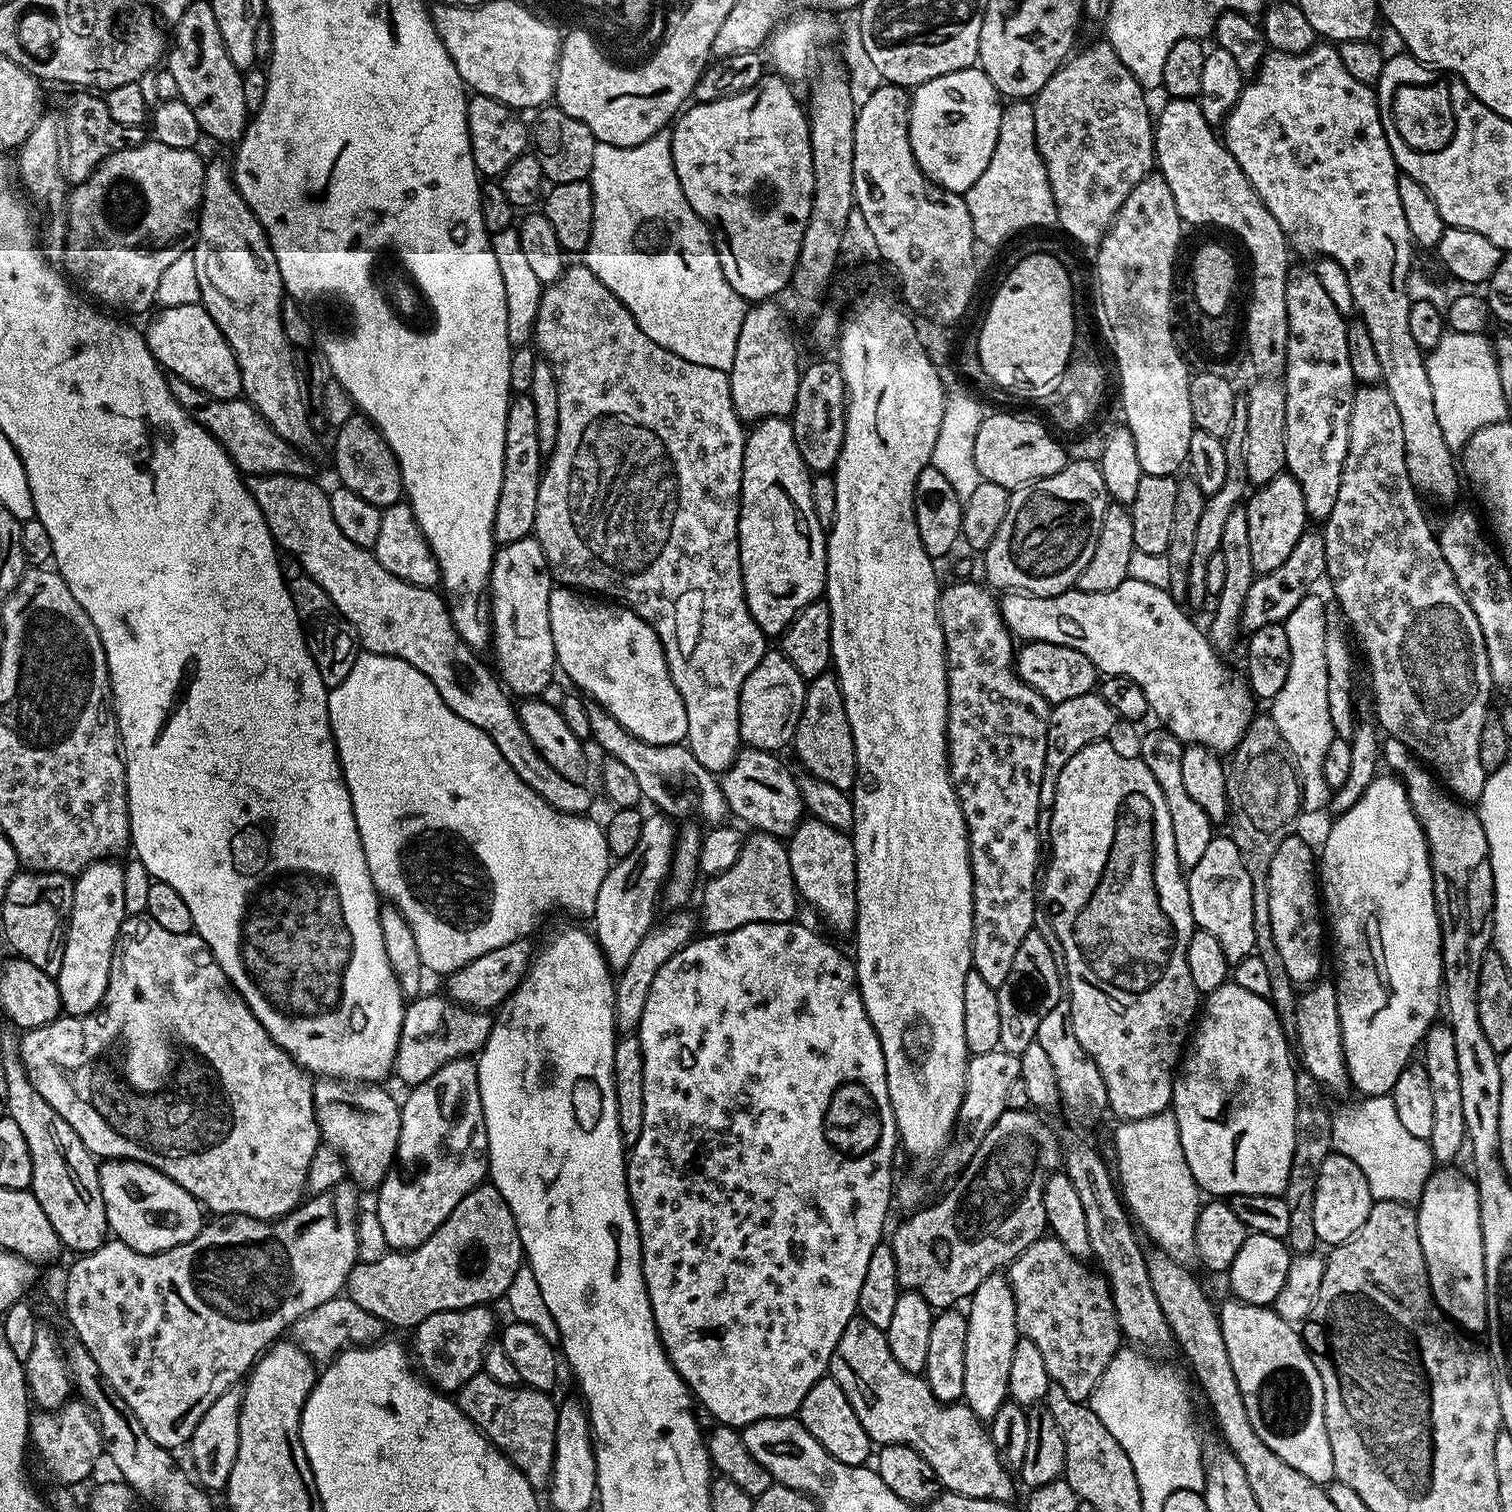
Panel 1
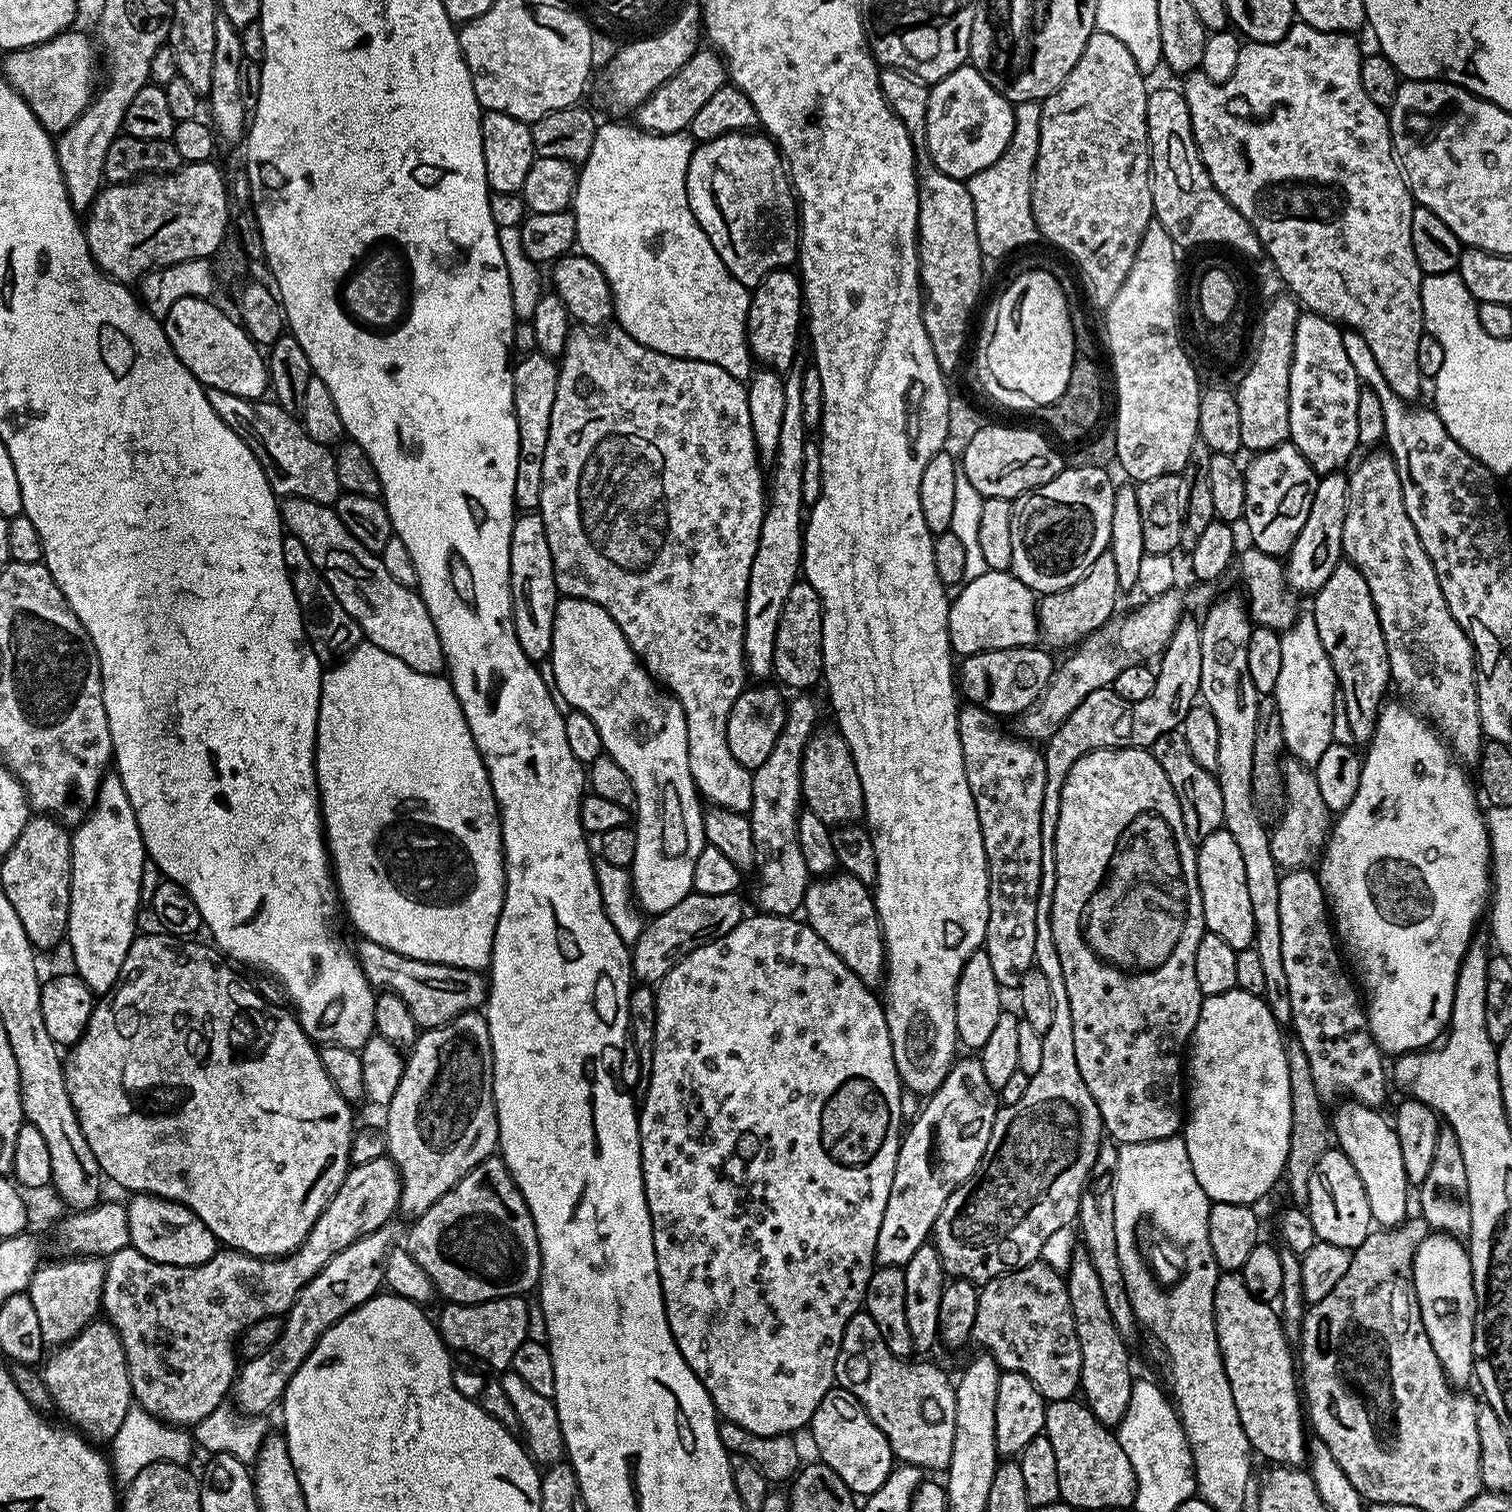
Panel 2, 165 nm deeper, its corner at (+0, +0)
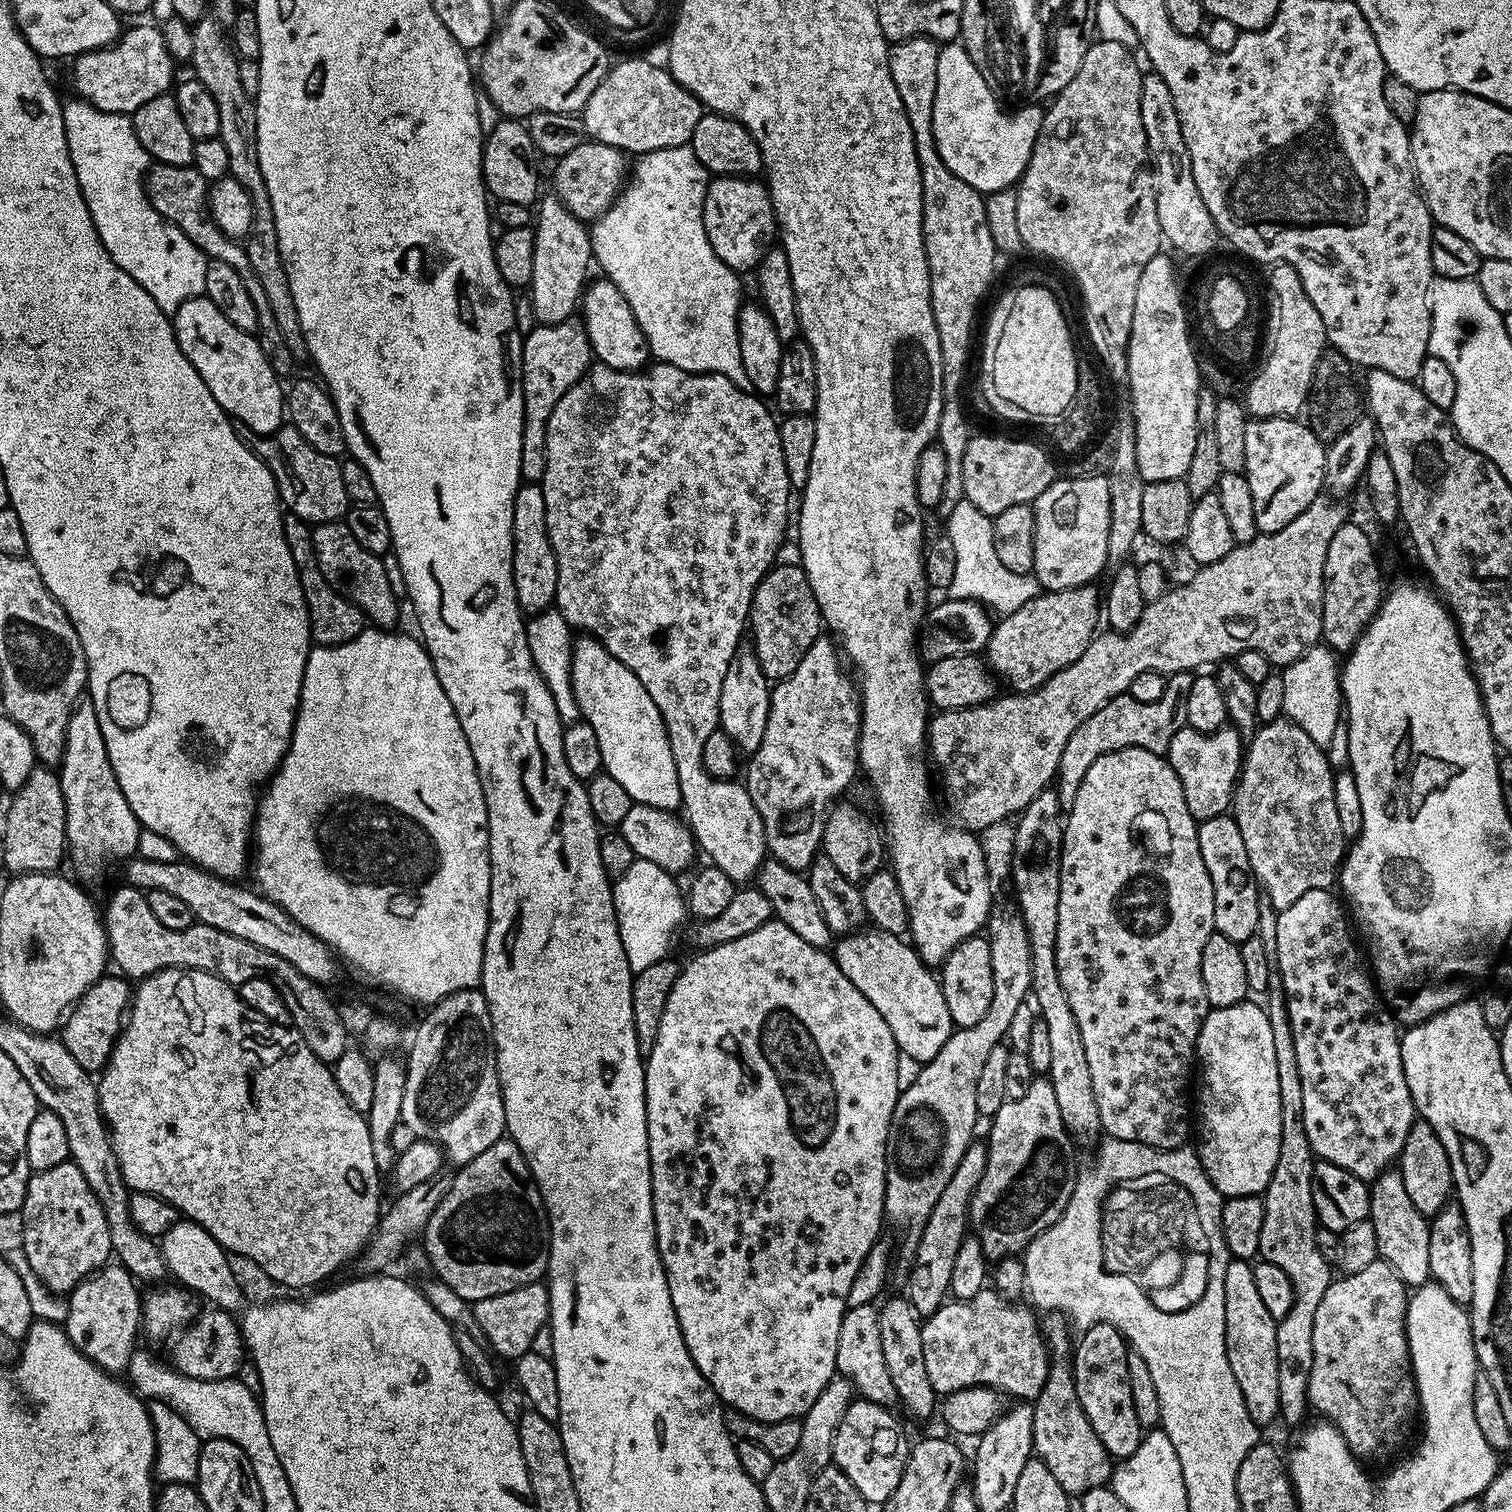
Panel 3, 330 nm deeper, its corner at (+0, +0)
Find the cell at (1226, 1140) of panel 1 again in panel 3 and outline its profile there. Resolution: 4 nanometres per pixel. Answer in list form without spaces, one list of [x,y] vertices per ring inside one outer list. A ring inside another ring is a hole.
[[[1245,1002],[1225,1008],[1212,1008],[1202,1022],[1196,1039],[1196,1060],[1204,1063],[1204,1073],[1200,1076],[1200,1144],[1198,1143],[1202,1166],[1221,1196],[1260,1196],[1274,1174],[1274,1166],[1278,1162],[1278,1146],[1282,1138],[1282,1094],[1278,1090],[1278,1058],[1274,1058],[1274,1034],[1270,1030],[1270,1018],[1266,1018],[1263,1007],[1259,1003]]]

